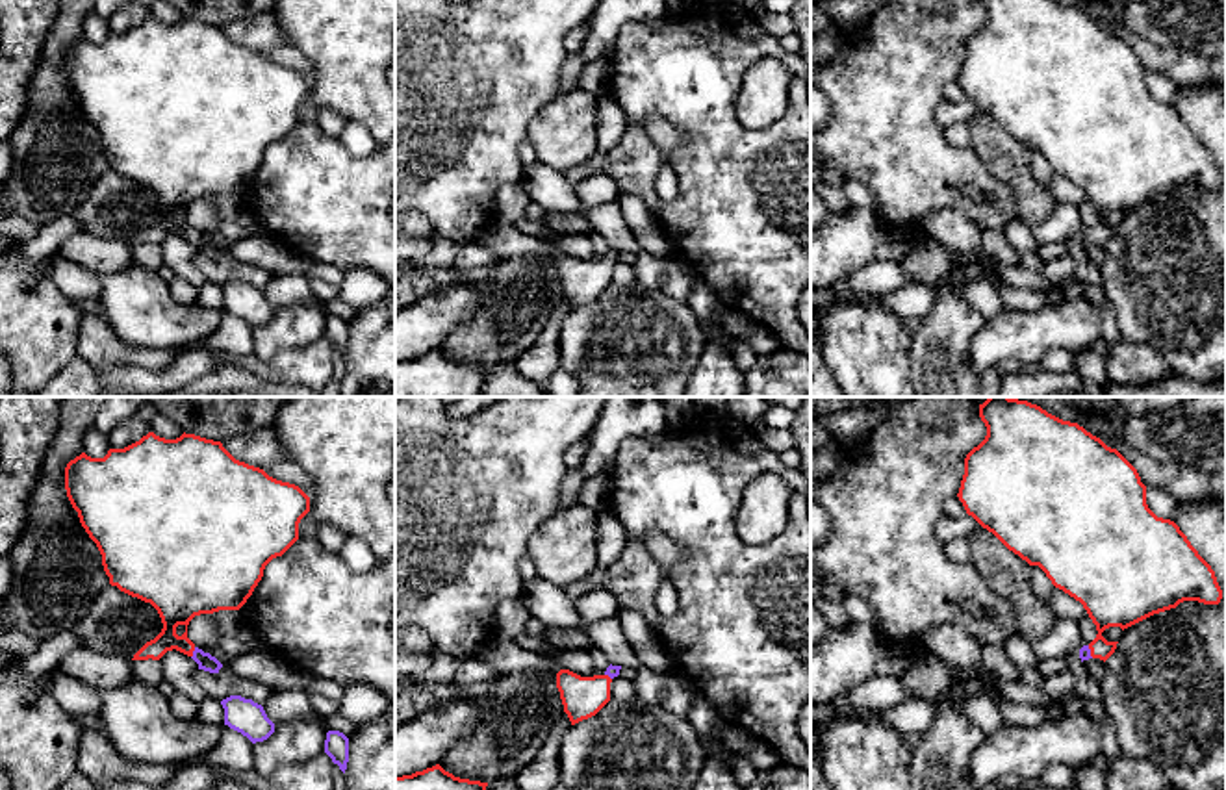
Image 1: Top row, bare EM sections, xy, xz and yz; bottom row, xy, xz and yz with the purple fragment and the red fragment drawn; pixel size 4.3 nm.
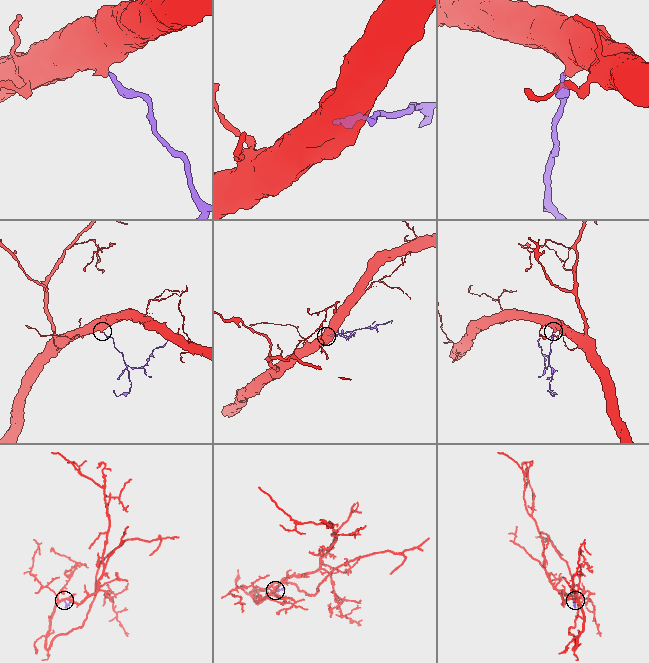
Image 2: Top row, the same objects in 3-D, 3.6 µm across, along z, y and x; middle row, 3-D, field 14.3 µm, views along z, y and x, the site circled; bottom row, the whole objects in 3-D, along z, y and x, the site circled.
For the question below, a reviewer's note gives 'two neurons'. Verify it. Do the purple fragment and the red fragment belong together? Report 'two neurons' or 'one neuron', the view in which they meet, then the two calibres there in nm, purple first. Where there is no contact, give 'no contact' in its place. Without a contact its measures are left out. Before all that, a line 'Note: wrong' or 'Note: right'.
Note: wrong
one neuron; contact in xy; calibres 70 and 220 nm

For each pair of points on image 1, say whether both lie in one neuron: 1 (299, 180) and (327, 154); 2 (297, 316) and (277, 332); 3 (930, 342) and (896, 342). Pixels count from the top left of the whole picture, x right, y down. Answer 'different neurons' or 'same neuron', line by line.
1: same neuron
2: same neuron
3: different neurons

